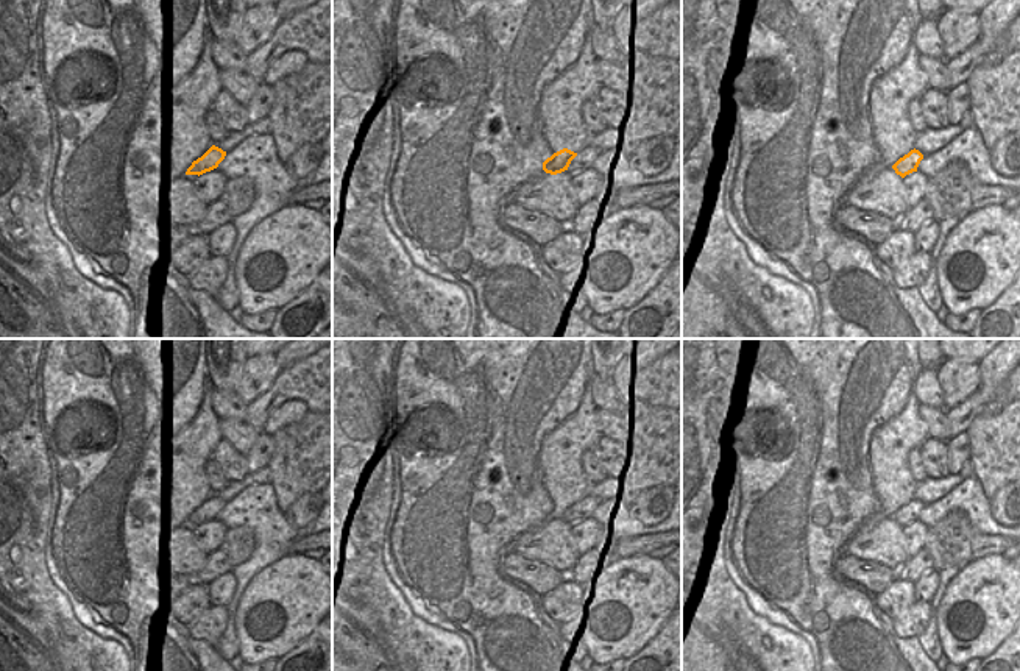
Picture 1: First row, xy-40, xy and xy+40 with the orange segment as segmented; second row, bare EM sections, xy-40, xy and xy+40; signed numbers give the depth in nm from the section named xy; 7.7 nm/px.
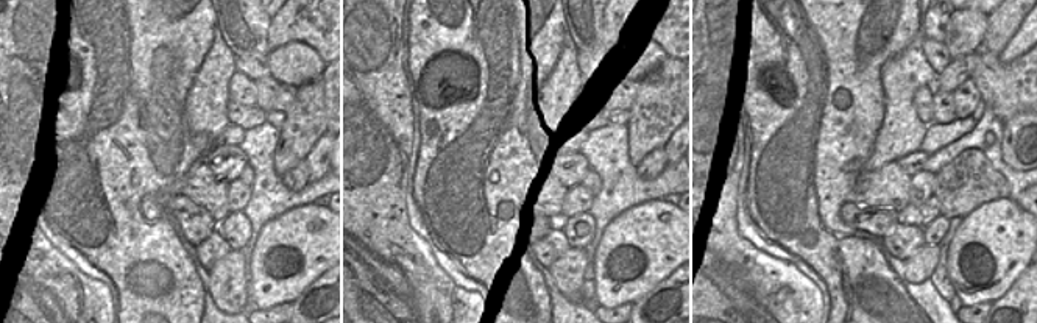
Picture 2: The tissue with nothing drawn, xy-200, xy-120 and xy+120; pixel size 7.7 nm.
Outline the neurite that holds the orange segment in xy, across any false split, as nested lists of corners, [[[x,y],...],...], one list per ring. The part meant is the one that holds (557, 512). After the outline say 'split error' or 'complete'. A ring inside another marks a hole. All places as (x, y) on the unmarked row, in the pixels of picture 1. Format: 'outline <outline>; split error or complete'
outline [[[563,498],[557,502],[554,502],[551,507],[547,507],[544,512],[543,512],[543,520],[546,523],[551,523],[551,524],[557,524],[557,523],[561,523],[565,520],[568,520],[571,510],[577,506],[577,502],[568,499],[568,498]]]; complete

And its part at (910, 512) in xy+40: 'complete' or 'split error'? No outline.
complete

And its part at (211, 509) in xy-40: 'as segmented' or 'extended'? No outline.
as segmented

